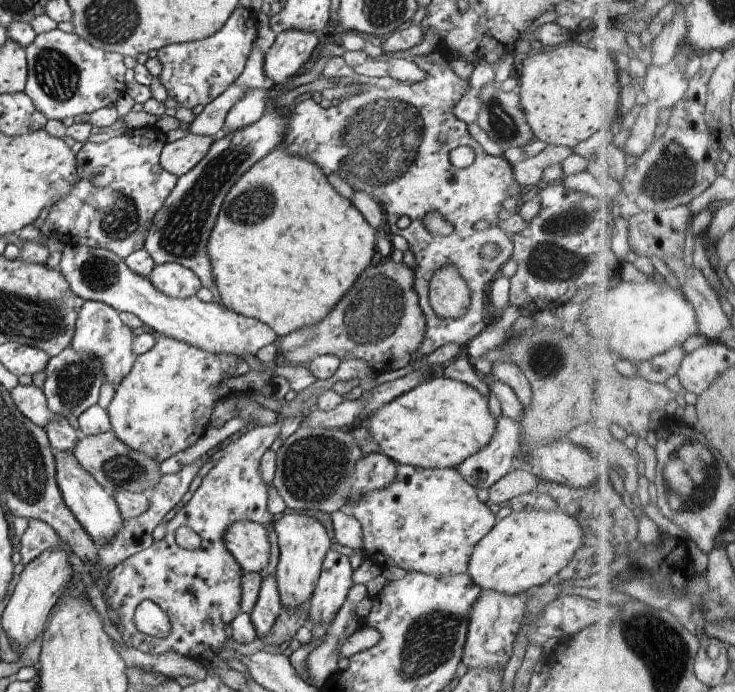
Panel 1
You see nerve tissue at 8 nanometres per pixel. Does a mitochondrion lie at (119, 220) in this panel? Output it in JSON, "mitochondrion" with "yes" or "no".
{"mitochondrion":"yes"}

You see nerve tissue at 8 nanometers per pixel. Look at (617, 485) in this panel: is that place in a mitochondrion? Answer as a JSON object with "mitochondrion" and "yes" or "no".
{"mitochondrion":"no"}

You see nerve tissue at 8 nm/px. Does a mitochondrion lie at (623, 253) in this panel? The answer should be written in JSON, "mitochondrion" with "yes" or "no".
{"mitochondrion":"no"}

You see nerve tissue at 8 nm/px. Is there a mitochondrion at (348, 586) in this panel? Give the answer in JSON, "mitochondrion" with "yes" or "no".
{"mitochondrion":"no"}

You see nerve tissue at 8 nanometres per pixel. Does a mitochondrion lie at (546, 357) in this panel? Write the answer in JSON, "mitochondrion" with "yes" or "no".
{"mitochondrion":"yes"}

